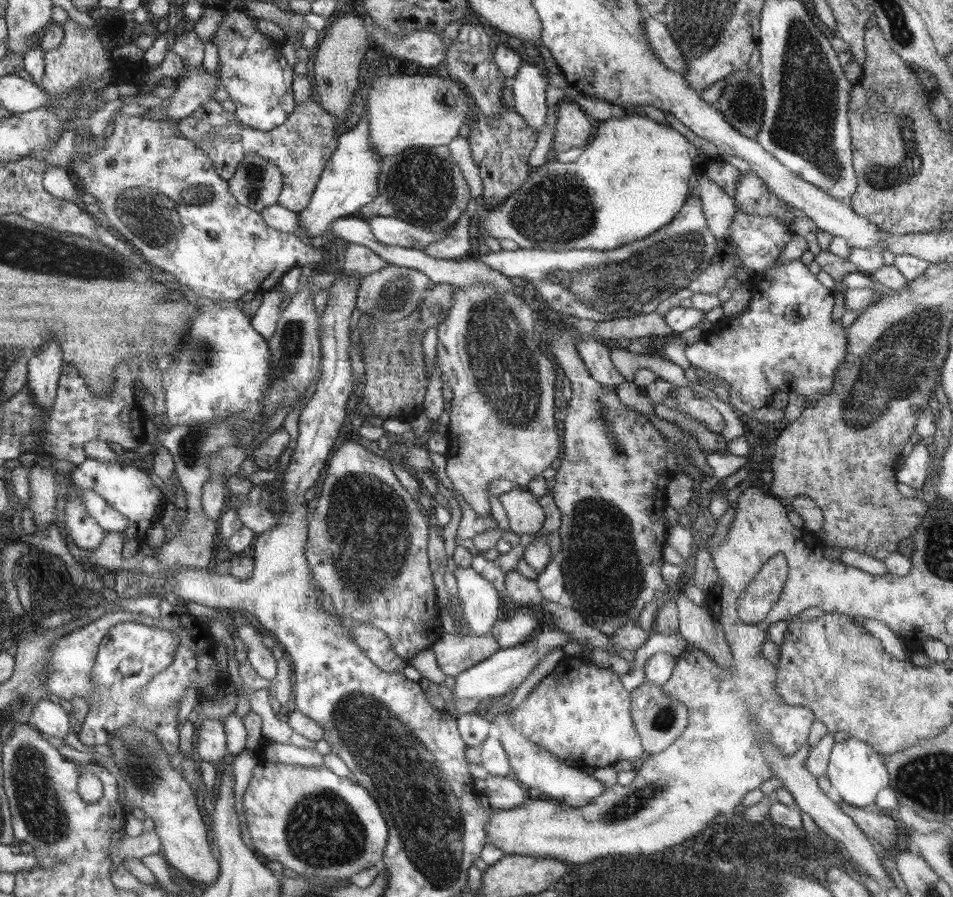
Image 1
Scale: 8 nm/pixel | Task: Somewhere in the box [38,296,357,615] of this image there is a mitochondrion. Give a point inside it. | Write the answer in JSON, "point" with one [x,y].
{"point":[294,334]}

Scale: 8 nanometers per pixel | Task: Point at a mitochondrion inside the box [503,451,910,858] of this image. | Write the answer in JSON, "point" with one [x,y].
{"point":[602,562]}

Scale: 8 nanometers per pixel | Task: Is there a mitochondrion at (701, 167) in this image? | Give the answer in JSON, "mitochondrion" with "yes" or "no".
{"mitochondrion":"no"}

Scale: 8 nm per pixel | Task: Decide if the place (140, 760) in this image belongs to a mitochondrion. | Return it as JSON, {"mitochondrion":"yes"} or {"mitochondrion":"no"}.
{"mitochondrion":"yes"}

